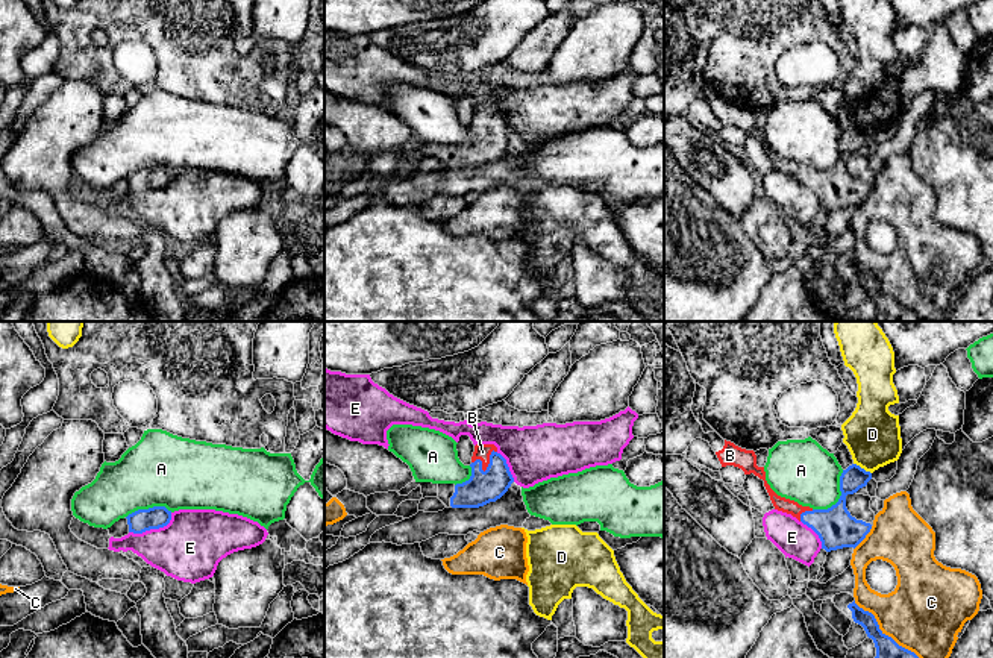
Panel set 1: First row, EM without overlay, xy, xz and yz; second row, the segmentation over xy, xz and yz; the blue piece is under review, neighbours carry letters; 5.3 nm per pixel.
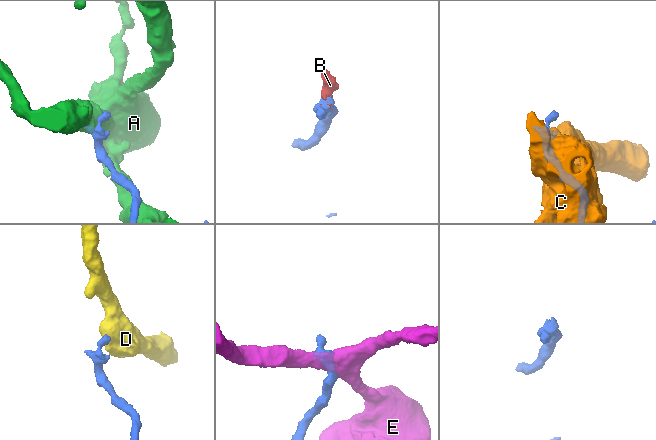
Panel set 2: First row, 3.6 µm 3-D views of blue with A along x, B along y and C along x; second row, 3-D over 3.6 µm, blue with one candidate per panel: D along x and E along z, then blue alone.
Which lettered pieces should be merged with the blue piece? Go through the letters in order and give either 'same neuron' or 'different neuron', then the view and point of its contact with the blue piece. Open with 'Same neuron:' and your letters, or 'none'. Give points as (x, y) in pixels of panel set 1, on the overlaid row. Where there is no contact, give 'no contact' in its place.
Same neuron: B
A: different neuron | yz (840, 498)
B: same neuron | xz (487, 469)
C: different neuron | yz (884, 634)
D: different neuron | yz (863, 469)
E: different neuron | xy (153, 528)

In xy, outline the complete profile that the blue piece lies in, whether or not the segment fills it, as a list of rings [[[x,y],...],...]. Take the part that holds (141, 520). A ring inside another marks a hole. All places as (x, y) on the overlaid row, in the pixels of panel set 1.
[[[153,506],[149,509],[138,509],[127,517],[129,532],[143,534],[150,529],[159,529],[170,523],[171,511],[165,506]]]

